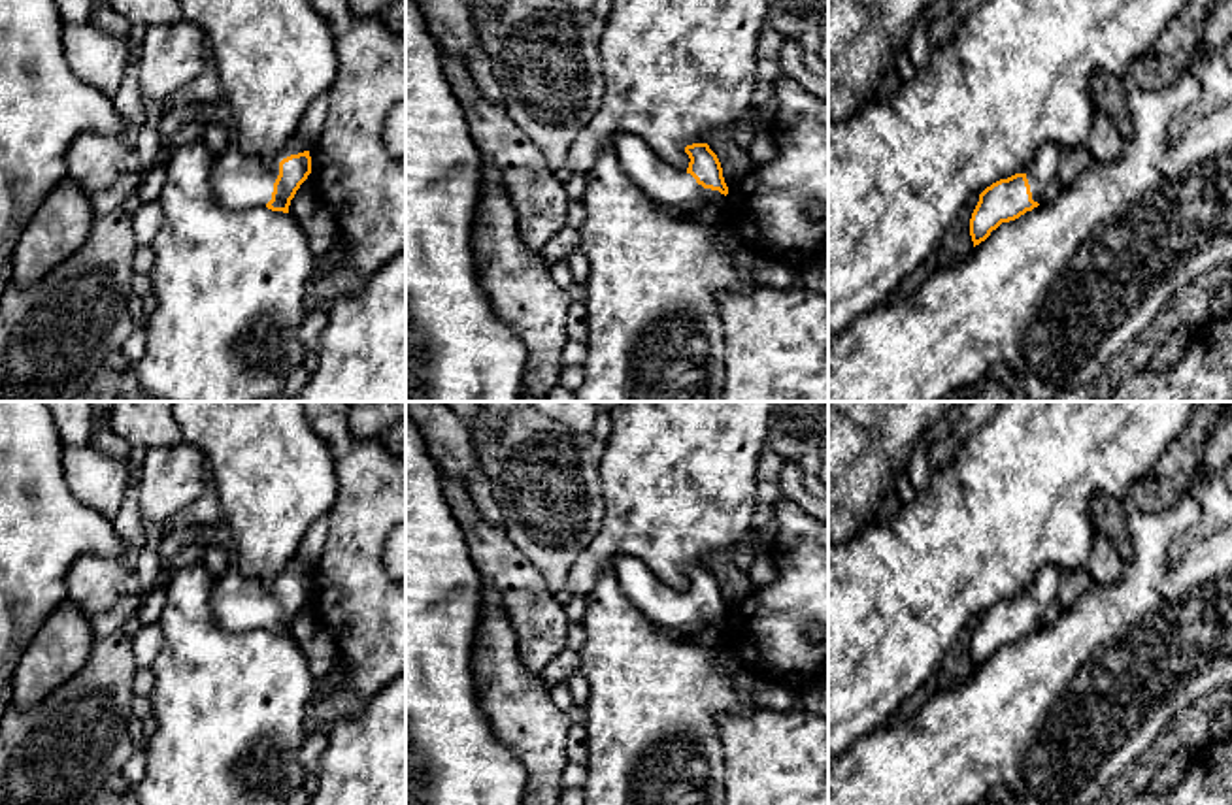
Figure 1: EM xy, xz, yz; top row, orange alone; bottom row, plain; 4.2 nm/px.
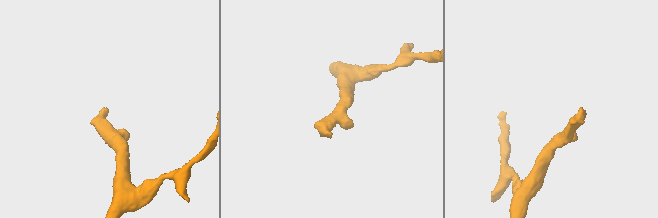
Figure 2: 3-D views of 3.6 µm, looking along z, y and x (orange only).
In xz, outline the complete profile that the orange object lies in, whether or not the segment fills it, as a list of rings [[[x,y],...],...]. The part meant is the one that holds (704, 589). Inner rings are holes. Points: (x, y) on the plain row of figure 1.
[[[615,554],[613,566],[626,598],[657,626],[666,632],[692,622],[724,626],[728,609],[717,577],[708,566],[685,569],[691,584],[685,594],[664,584],[641,560]]]

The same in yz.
[[[1043,566],[1026,596],[1015,596],[987,609],[970,641],[974,669],[1002,645],[1009,645],[1041,626],[1047,607],[1058,598],[1060,569]]]

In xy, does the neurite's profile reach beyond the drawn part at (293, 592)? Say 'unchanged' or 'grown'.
grown

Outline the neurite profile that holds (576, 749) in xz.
[[[574,724],[570,728],[564,752],[566,752],[568,764],[577,764],[587,767],[589,748],[587,748],[587,731],[583,724]]]

